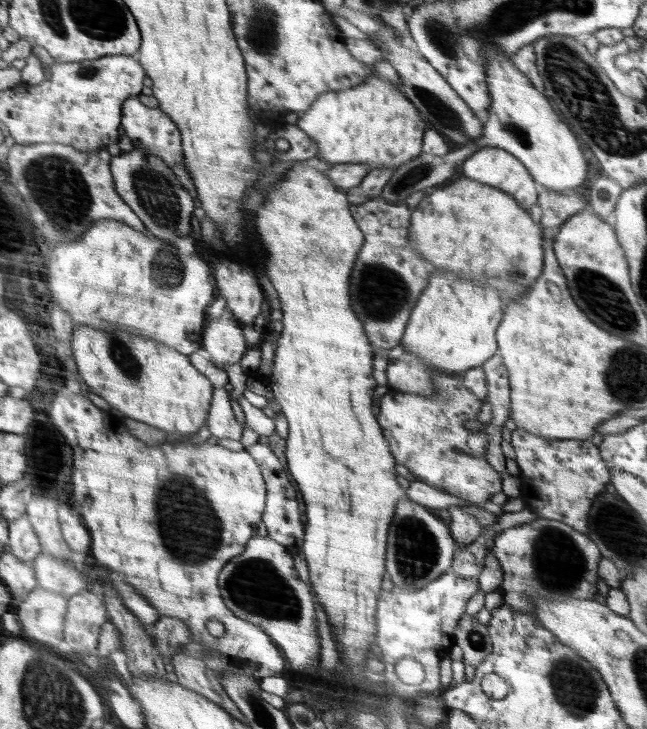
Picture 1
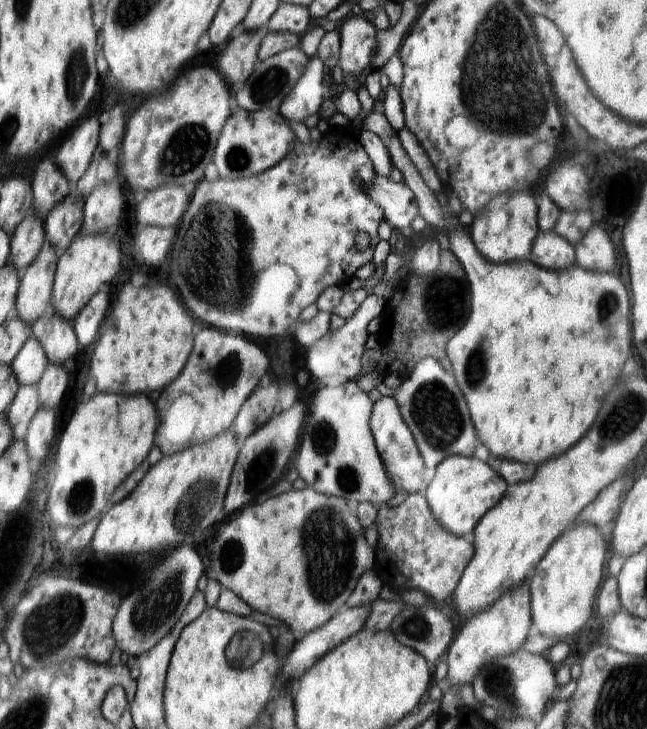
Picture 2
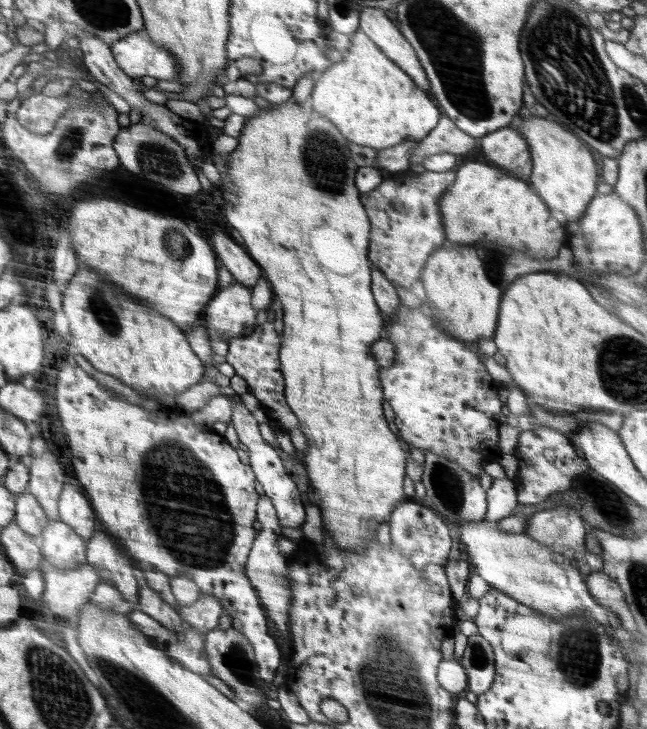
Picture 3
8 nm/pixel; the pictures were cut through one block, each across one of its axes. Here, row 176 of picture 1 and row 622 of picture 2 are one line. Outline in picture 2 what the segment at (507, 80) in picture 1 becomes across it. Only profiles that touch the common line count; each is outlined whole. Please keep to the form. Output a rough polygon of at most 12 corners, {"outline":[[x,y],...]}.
{"outline":[[594,524],[561,536],[528,580],[536,632],[592,616],[606,562]]}

